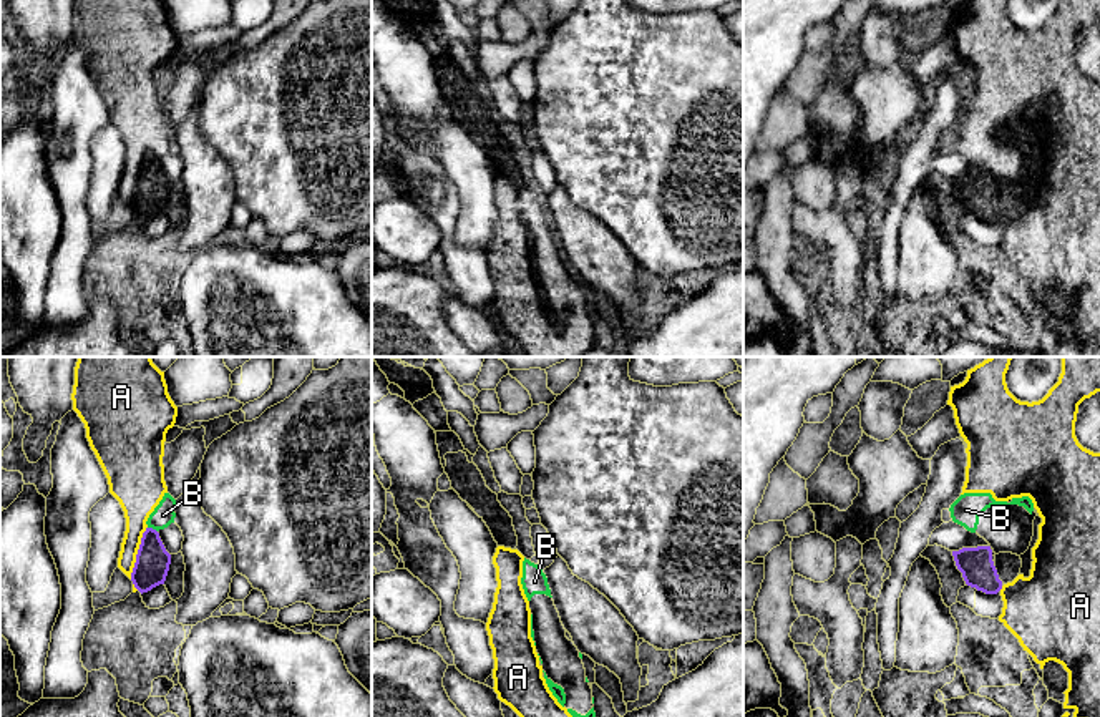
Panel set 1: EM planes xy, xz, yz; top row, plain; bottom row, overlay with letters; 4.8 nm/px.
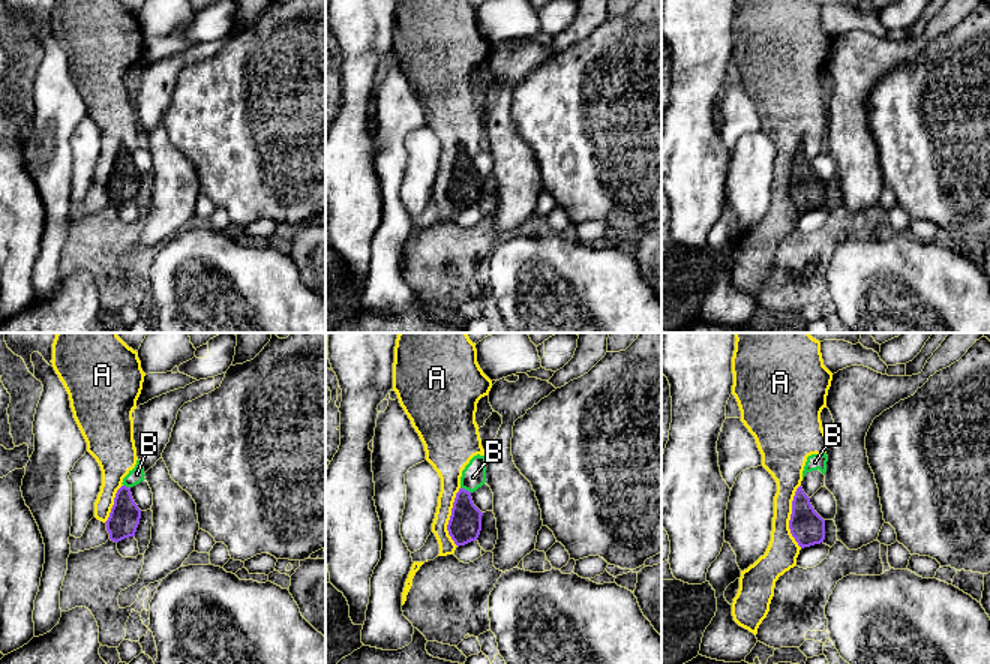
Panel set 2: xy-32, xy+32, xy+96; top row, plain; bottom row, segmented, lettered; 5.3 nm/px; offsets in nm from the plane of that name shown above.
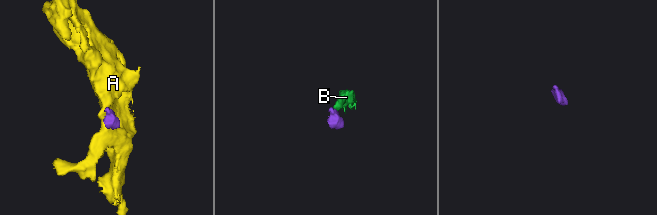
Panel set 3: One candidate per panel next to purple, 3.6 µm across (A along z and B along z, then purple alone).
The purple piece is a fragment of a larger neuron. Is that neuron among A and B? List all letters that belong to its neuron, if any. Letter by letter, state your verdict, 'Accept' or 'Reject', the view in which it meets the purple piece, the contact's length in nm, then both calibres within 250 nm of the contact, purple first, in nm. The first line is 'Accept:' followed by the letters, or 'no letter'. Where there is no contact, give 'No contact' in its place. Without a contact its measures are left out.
Accept: B
A: Reject. Touches purple in xy. Shared border 260 nm. Thickness 170 nm (purple) against 170 nm
B: Accept. Touches purple in xy. Shared border 50 nm. Thickness 170 nm (purple) against 110 nm

